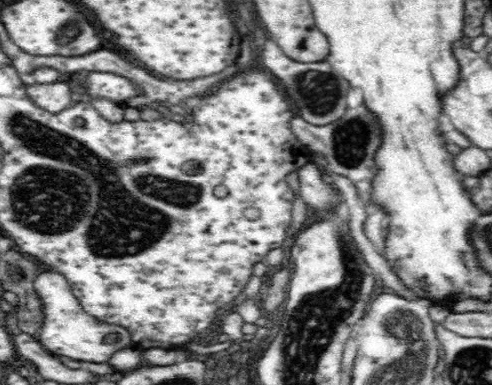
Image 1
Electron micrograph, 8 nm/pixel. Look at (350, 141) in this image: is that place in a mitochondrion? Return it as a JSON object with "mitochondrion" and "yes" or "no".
{"mitochondrion":"yes"}

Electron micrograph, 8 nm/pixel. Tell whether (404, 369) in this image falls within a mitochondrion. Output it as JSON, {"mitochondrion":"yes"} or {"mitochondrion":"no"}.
{"mitochondrion":"yes"}

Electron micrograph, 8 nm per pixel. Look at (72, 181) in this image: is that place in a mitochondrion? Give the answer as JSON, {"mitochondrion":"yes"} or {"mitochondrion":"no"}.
{"mitochondrion":"yes"}

